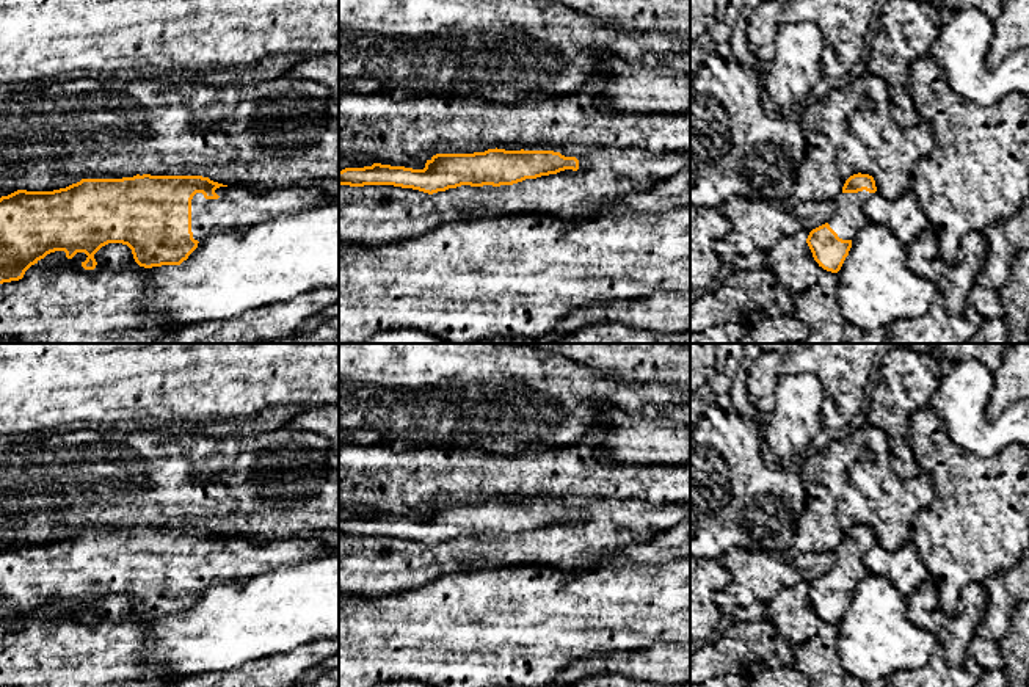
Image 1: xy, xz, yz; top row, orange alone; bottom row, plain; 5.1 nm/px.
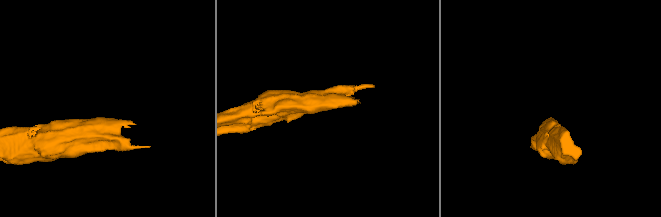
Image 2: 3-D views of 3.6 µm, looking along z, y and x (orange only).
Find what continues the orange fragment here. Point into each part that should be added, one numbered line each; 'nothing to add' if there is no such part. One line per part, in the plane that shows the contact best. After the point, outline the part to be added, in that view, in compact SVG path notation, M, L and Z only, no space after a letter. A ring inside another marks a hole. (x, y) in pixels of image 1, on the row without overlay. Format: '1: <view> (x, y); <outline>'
1: xy (239, 557); M243 536L220 538L218 551L196 544L191 551L191 583L201 593L223 580L242 580L279 566L296 566L328 555L328 546L318 538L290 538L287 541L257 541Z
2: yz (849, 570); M866 541L858 544L839 544L834 551L836 565L830 569L830 579L842 591L855 591L856 583L869 572L864 555L874 544Z

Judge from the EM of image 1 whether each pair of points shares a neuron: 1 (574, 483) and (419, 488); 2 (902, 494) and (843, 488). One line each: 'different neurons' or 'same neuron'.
1: same neuron
2: same neuron

